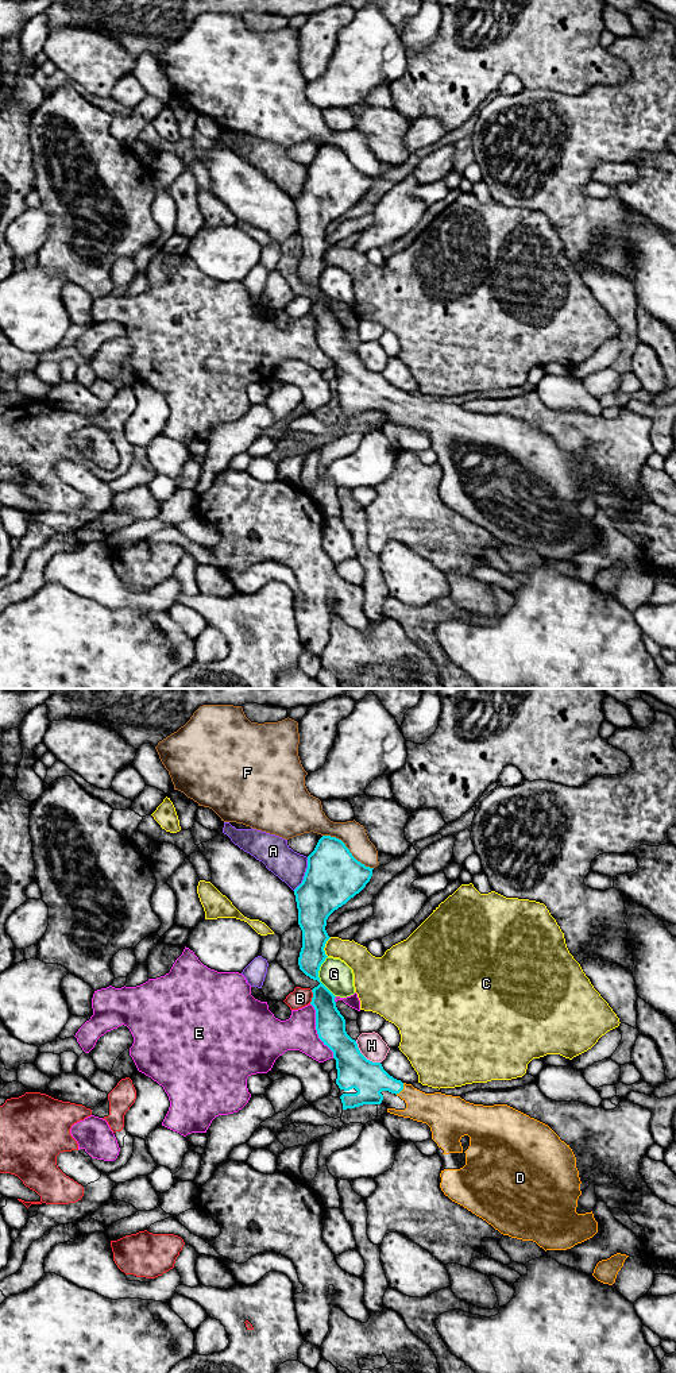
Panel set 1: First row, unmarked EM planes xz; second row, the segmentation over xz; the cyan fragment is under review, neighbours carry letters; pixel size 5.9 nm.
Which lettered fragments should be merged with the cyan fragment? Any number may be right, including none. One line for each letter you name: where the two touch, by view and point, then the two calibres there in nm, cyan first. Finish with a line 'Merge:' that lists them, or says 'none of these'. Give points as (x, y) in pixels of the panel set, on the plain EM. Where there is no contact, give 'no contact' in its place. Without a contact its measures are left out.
D: xz (401, 398) | 200/220 nm
Merge: D

